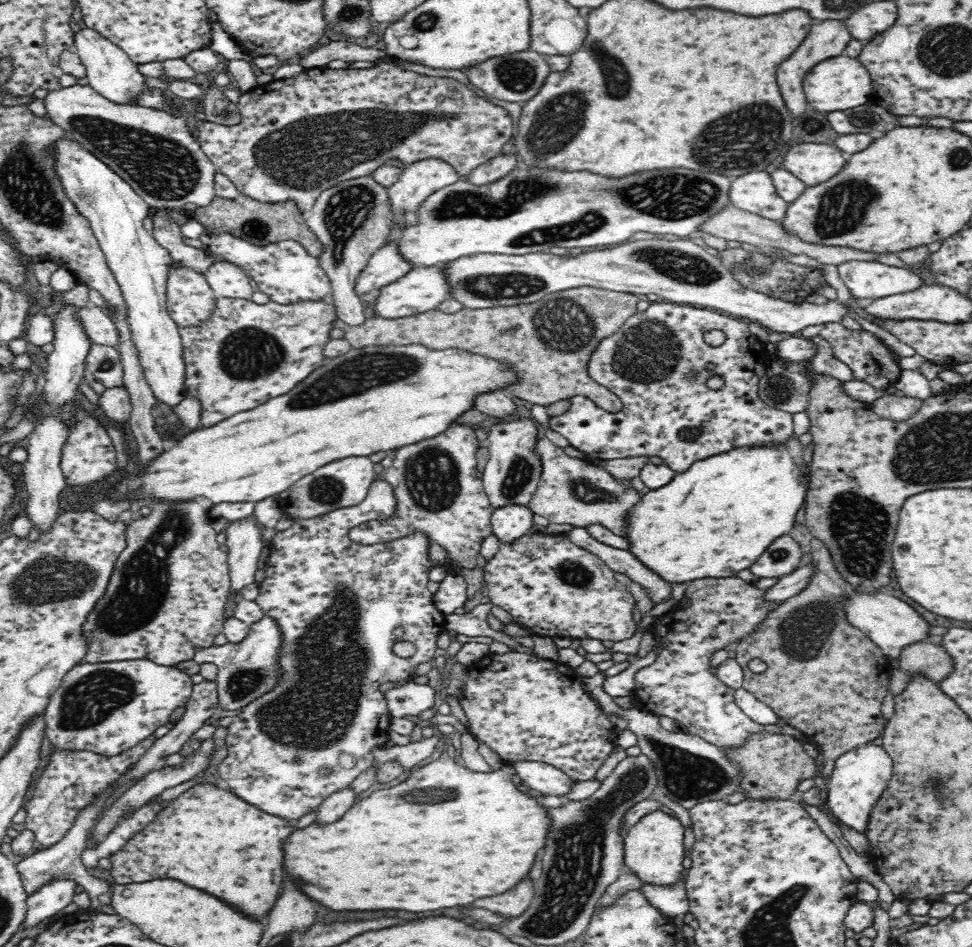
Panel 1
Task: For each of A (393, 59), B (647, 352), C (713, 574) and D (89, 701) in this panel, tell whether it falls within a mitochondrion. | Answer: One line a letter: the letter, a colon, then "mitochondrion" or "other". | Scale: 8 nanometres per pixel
A: other
B: mitochondrion
C: other
D: mitochondrion

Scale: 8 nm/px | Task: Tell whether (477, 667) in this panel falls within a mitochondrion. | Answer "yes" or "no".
no

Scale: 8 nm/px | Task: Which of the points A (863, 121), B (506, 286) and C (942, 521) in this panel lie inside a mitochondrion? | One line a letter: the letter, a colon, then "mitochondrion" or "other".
A: mitochondrion
B: mitochondrion
C: other

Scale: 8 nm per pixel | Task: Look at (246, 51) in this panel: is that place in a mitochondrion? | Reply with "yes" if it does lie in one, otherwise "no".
no

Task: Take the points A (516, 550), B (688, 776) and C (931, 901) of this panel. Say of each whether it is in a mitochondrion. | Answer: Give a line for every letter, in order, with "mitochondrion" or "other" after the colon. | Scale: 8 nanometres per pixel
A: other
B: mitochondrion
C: other

